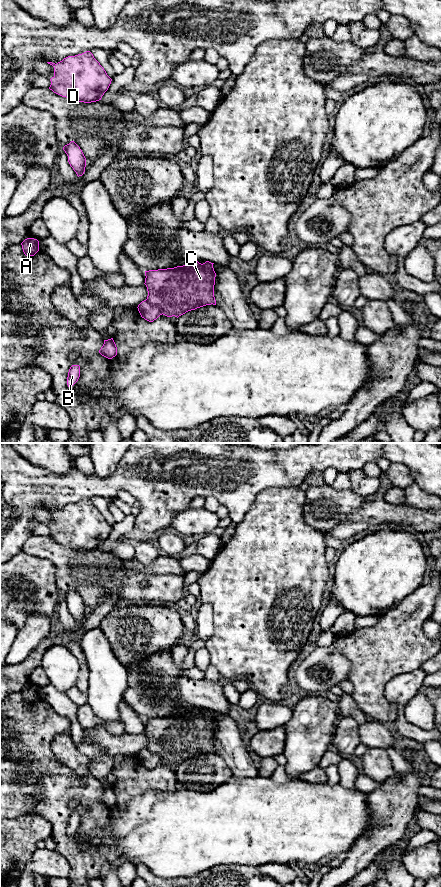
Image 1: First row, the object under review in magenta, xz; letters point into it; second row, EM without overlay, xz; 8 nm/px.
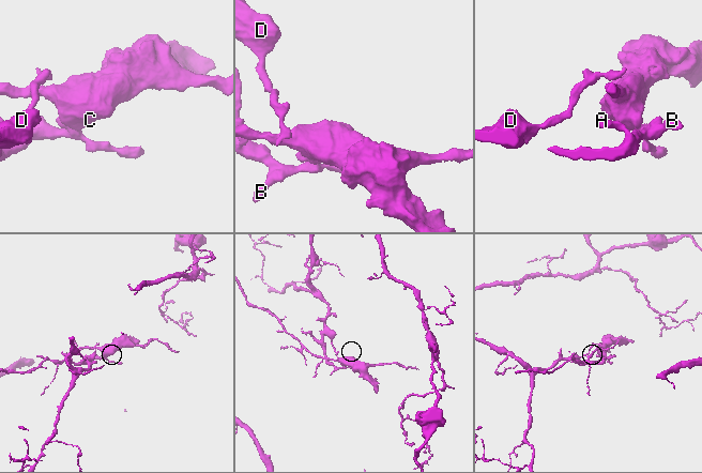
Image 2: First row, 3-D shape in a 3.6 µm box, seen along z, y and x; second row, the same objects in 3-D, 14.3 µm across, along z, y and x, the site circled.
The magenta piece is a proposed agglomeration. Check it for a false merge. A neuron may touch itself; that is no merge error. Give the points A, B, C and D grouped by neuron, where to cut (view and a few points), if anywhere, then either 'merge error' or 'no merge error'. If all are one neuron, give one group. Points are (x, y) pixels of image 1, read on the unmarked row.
A B D / C; cut in xz along (146, 747), (150, 751), (155, 752), (162, 761); merge error

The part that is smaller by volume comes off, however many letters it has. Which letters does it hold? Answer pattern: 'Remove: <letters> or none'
Remove: C

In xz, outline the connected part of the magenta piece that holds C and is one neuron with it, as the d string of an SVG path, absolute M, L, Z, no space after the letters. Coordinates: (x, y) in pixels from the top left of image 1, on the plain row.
M198 709L189 710L174 716L145 719L145 733L147 735L147 749L158 754L162 762L167 765L179 765L188 759L206 753L216 753L214 733L216 721L209 709L201 712Z

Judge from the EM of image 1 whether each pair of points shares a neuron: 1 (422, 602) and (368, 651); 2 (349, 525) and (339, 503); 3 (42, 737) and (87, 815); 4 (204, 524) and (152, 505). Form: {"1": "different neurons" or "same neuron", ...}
{"1": "same neuron", "2": "different neurons", "3": "same neuron", "4": "different neurons"}

